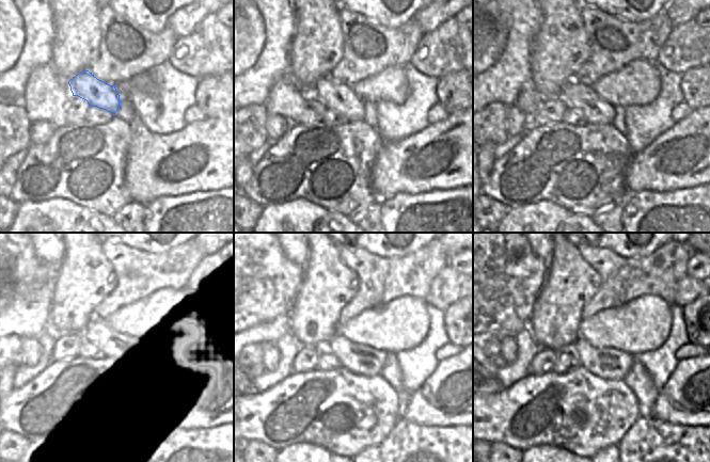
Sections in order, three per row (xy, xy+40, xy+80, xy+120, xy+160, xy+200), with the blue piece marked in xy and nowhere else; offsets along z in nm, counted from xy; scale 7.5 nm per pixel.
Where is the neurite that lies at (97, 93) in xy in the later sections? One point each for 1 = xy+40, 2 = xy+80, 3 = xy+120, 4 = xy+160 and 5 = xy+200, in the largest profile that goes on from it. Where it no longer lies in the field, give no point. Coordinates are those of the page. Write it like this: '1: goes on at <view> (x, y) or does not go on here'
1: goes on at xy+40 (340, 97)
2: goes on at xy+80 (582, 98)
3: goes on at xy+120 (116, 353)
4: goes on at xy+160 (363, 360)
5: goes on at xy+200 (606, 363)

